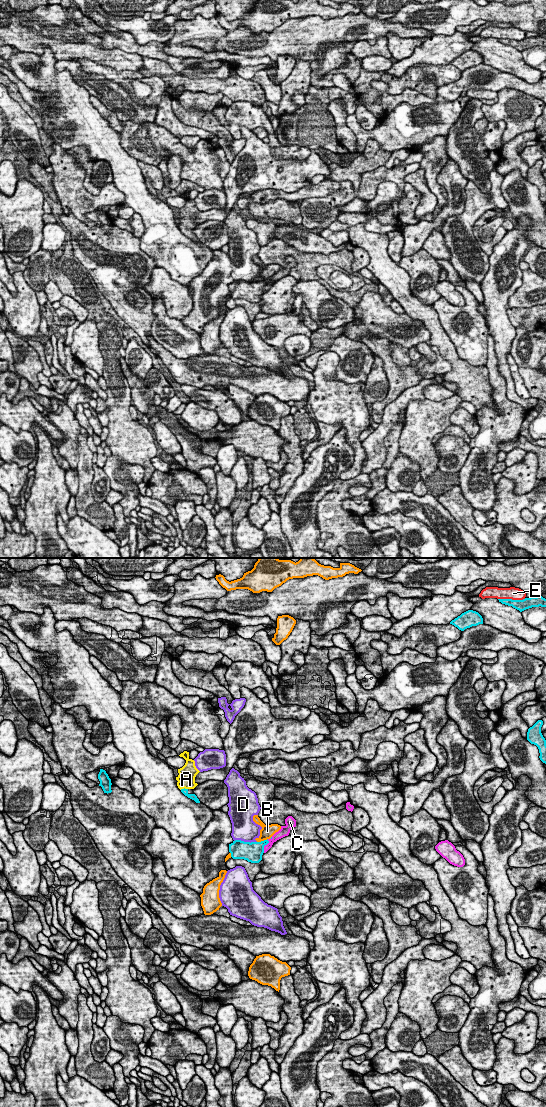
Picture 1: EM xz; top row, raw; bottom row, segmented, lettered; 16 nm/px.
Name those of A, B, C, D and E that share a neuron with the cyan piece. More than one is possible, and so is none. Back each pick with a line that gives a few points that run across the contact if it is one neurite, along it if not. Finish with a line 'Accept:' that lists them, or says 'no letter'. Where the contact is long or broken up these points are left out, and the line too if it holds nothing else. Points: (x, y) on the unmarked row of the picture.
A: line xz (185, 231), (184, 228), (186, 219)
Accept: A

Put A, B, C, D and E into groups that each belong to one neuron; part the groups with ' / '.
A / B / C / D / E

